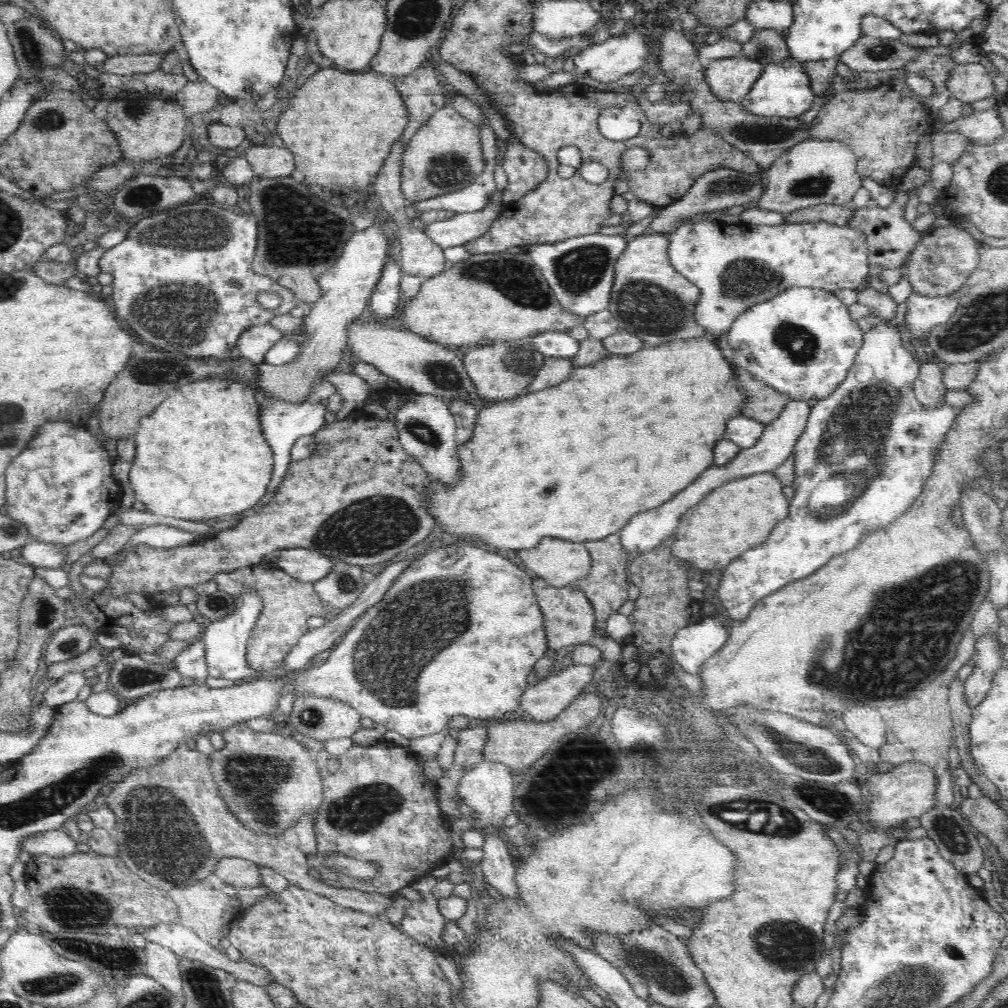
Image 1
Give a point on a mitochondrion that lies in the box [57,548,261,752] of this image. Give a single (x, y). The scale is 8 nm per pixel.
(130, 677)

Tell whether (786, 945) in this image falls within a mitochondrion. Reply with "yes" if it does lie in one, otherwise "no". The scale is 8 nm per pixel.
yes

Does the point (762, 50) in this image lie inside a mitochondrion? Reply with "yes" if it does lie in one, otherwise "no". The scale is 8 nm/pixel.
yes

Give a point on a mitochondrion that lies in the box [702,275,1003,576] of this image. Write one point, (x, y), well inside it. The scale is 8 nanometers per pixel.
(851, 444)

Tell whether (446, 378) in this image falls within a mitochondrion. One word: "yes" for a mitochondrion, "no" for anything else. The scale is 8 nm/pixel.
yes

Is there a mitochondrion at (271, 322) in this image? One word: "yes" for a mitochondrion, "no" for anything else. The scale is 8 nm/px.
no

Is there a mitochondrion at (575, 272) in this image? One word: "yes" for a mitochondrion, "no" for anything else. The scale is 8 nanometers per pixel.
yes

